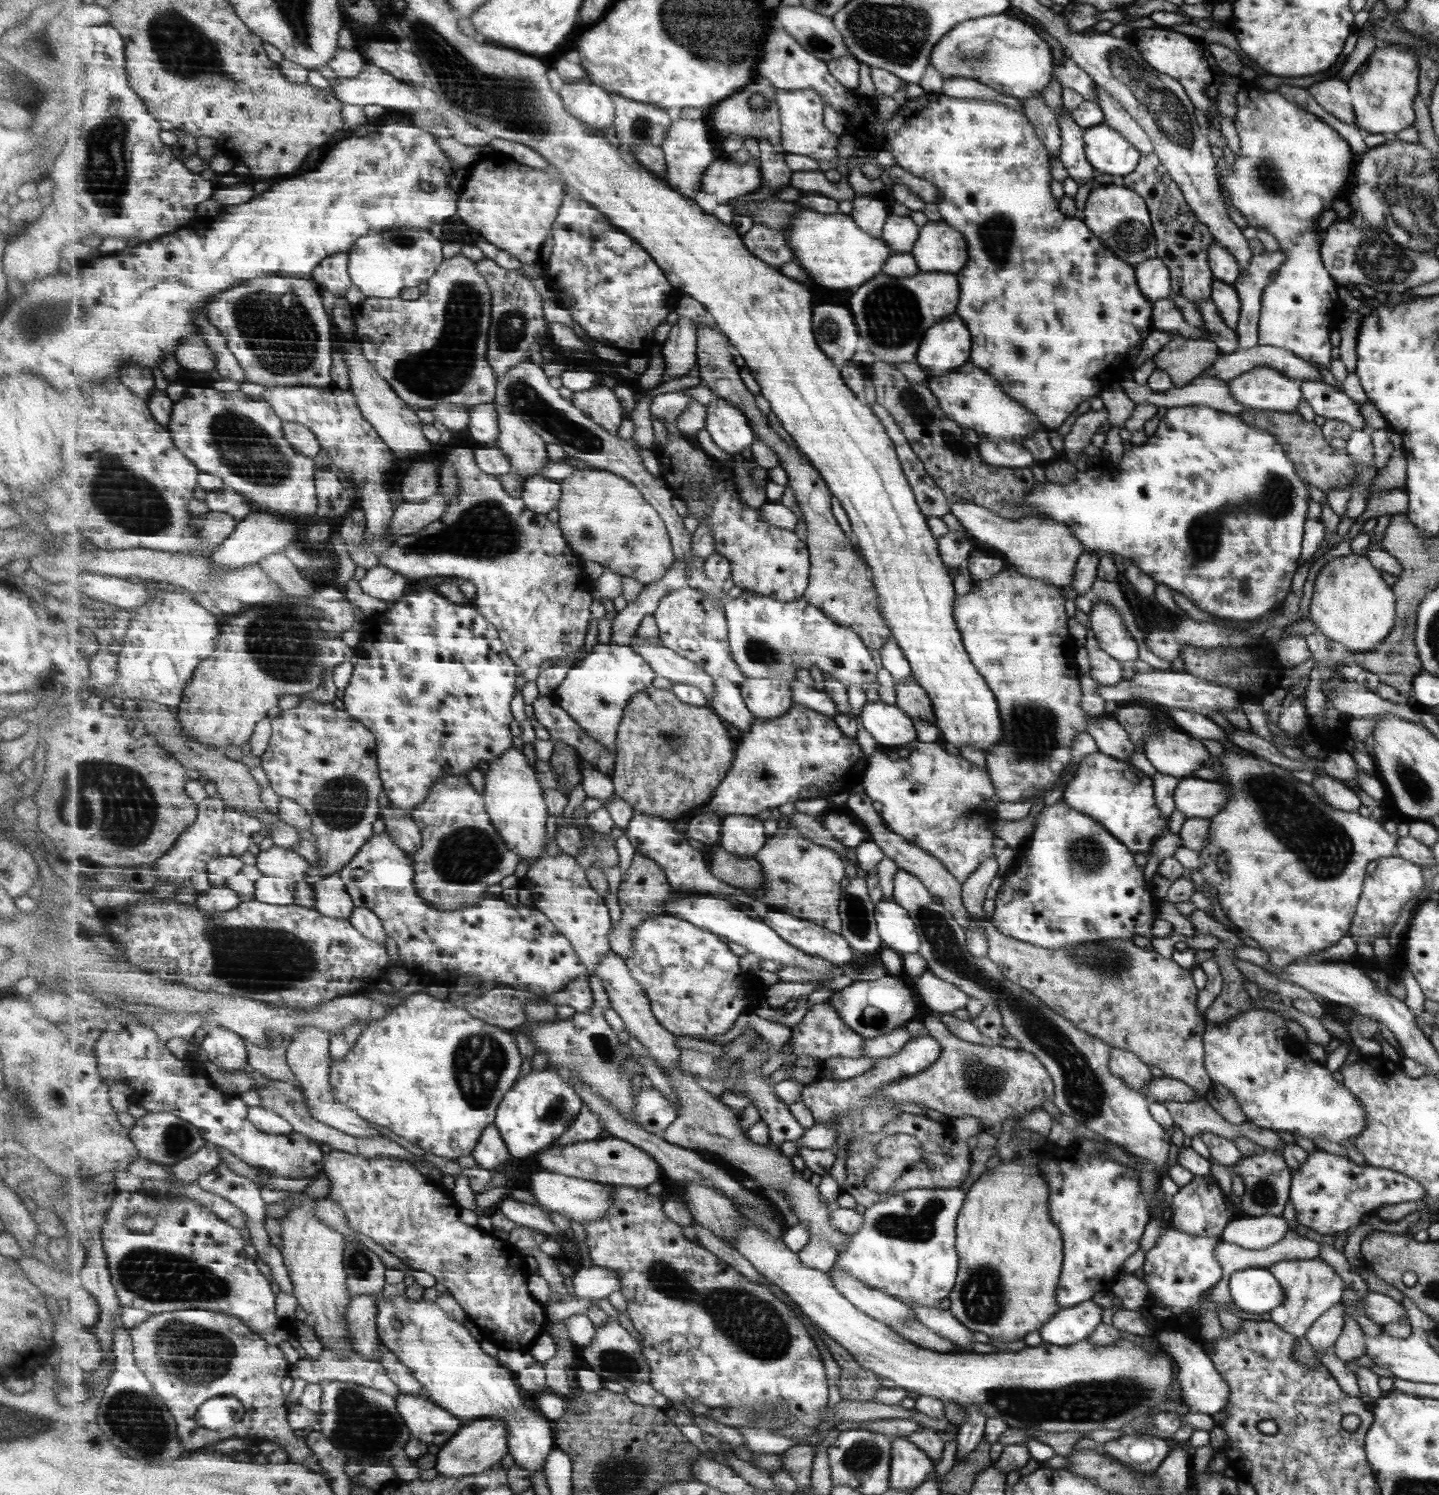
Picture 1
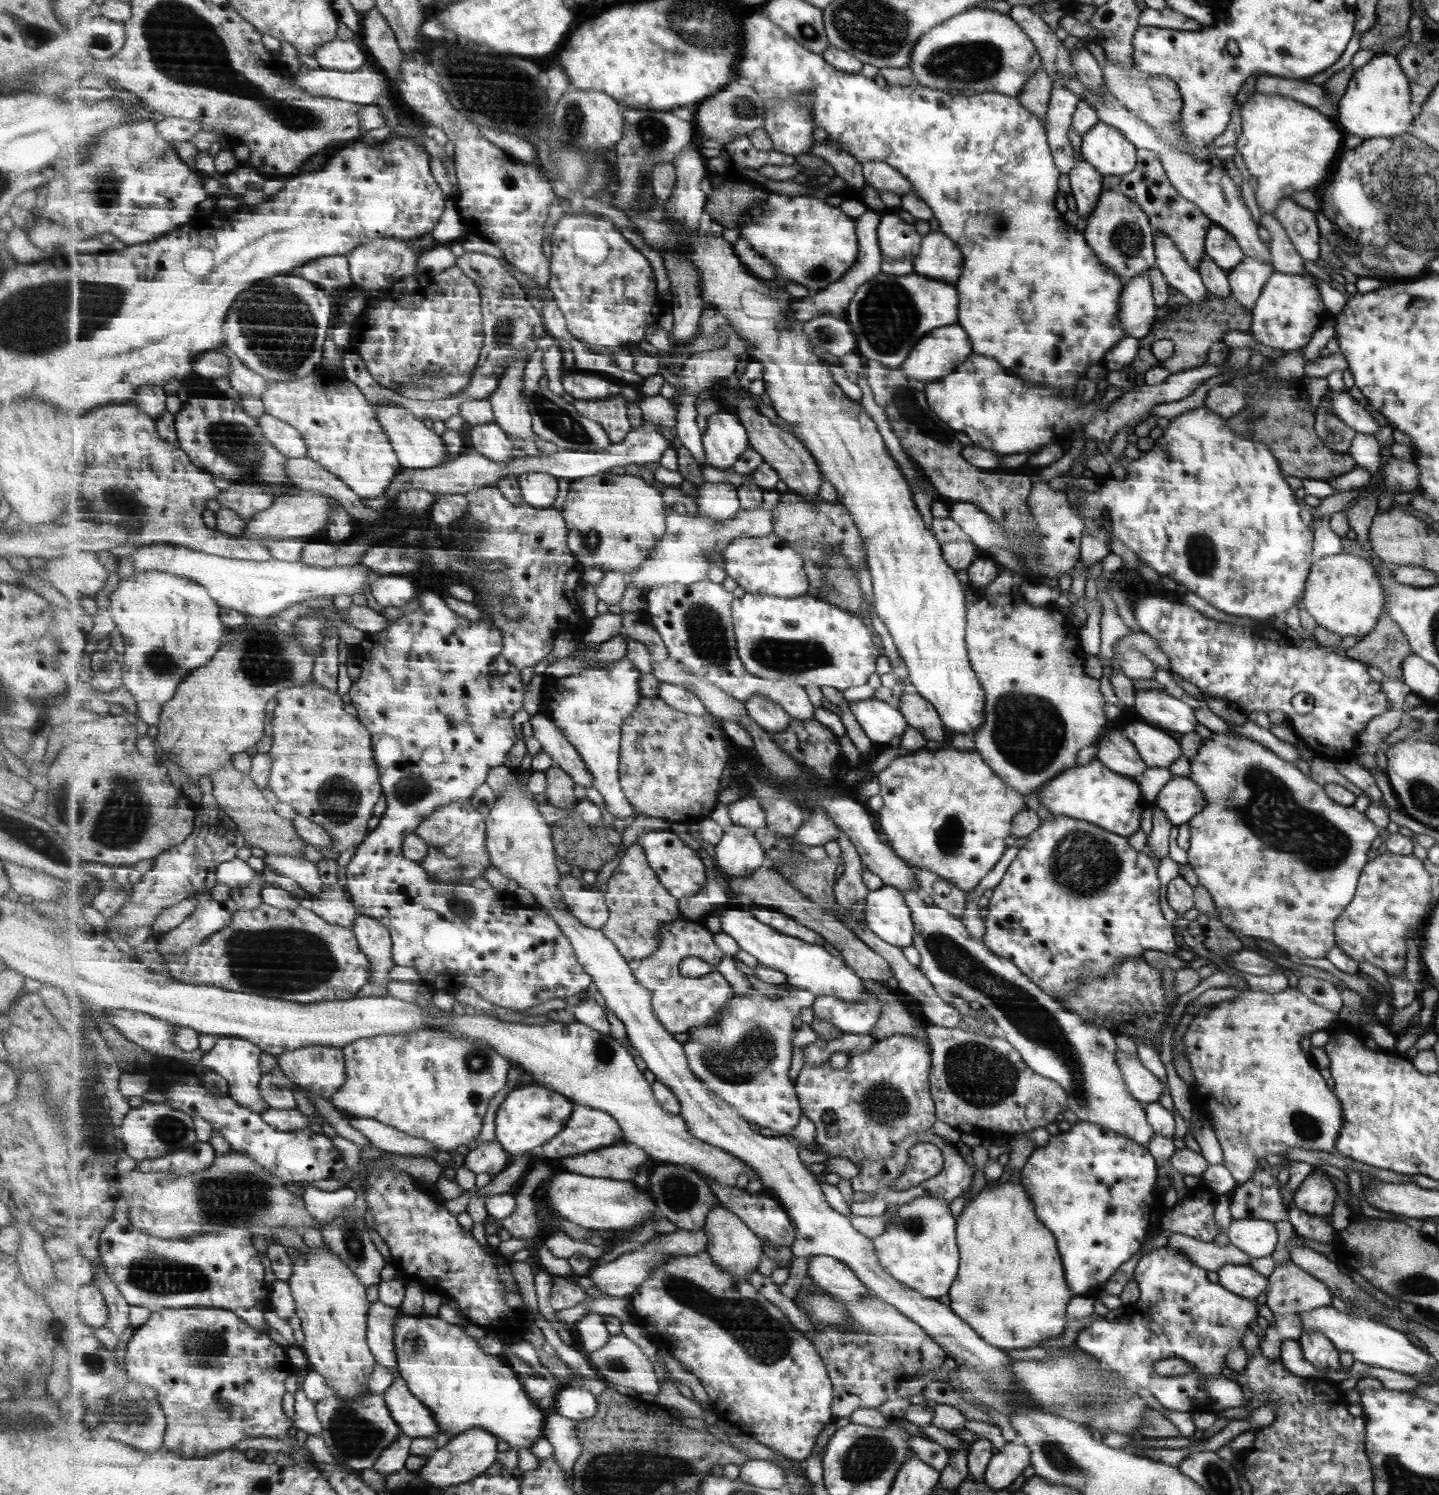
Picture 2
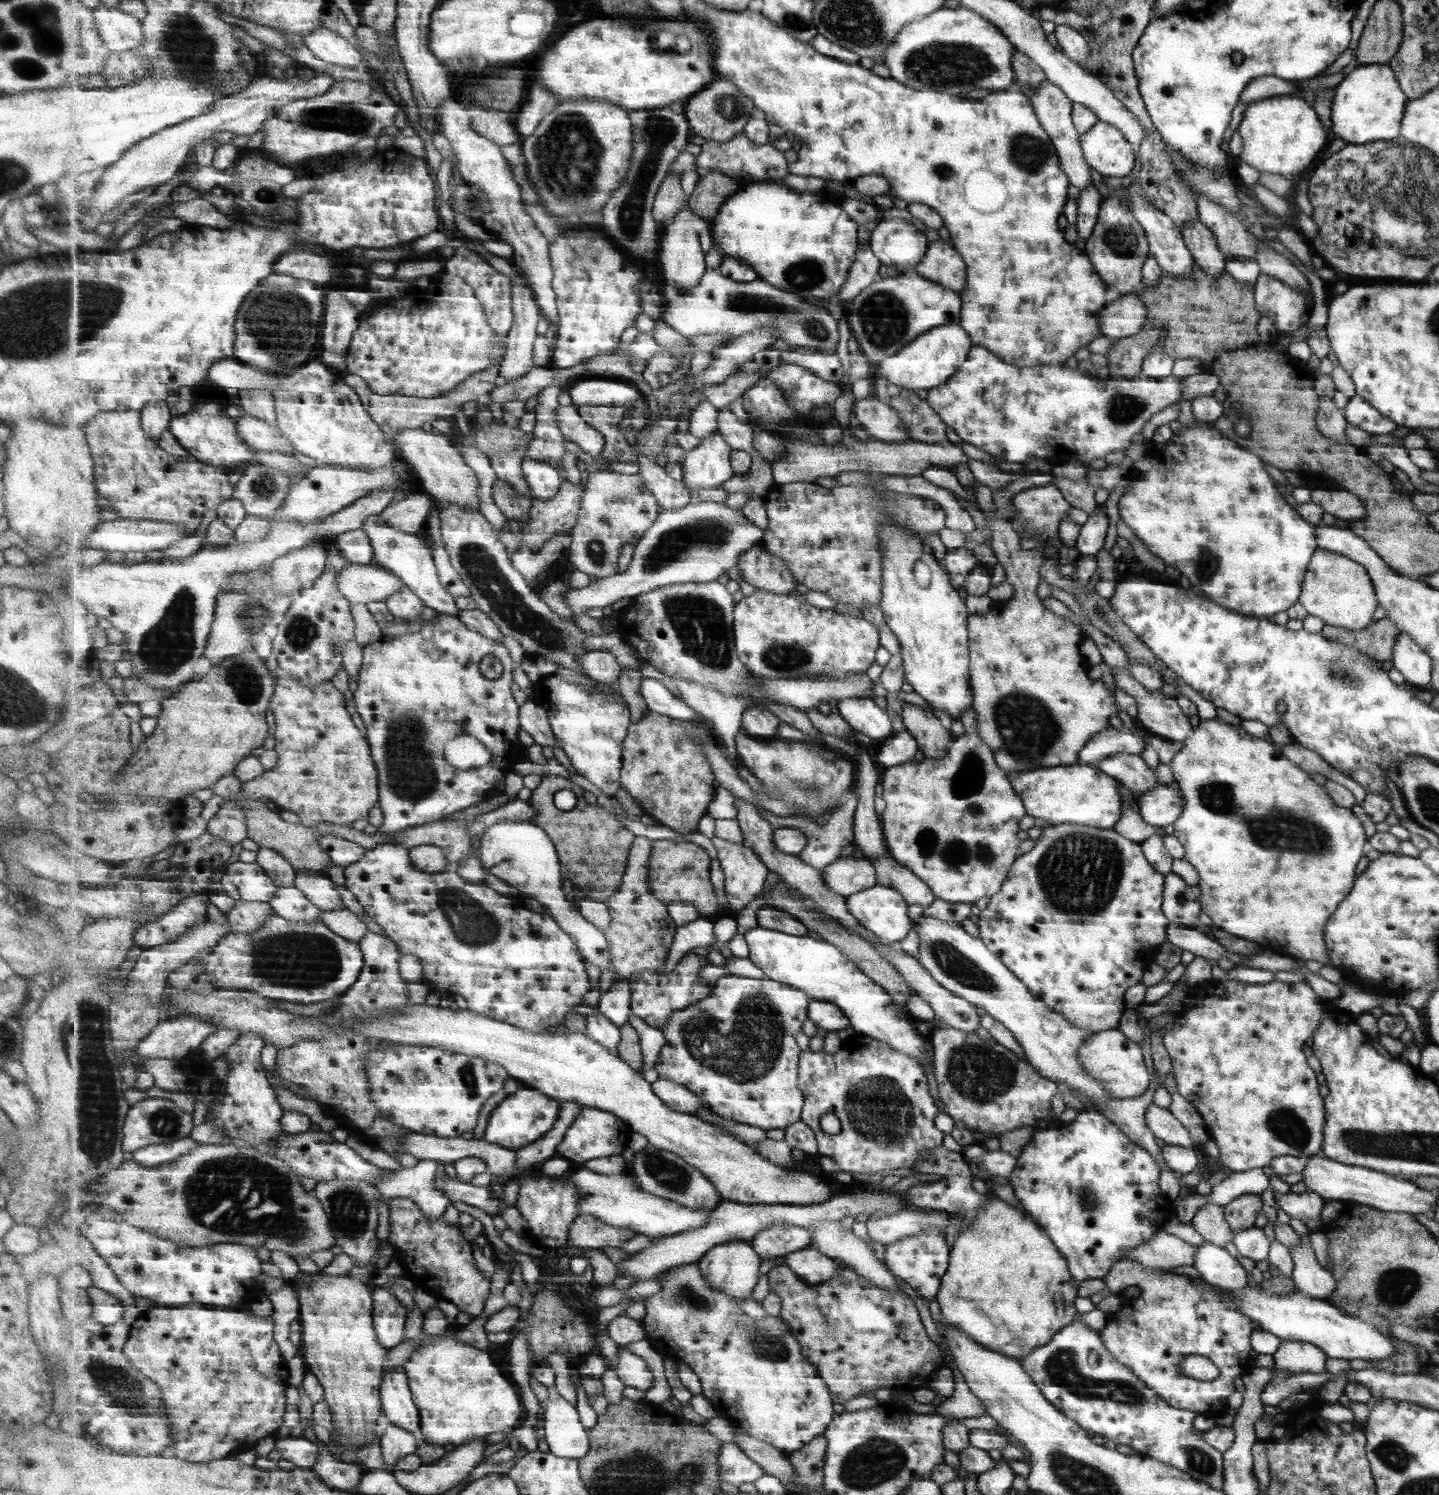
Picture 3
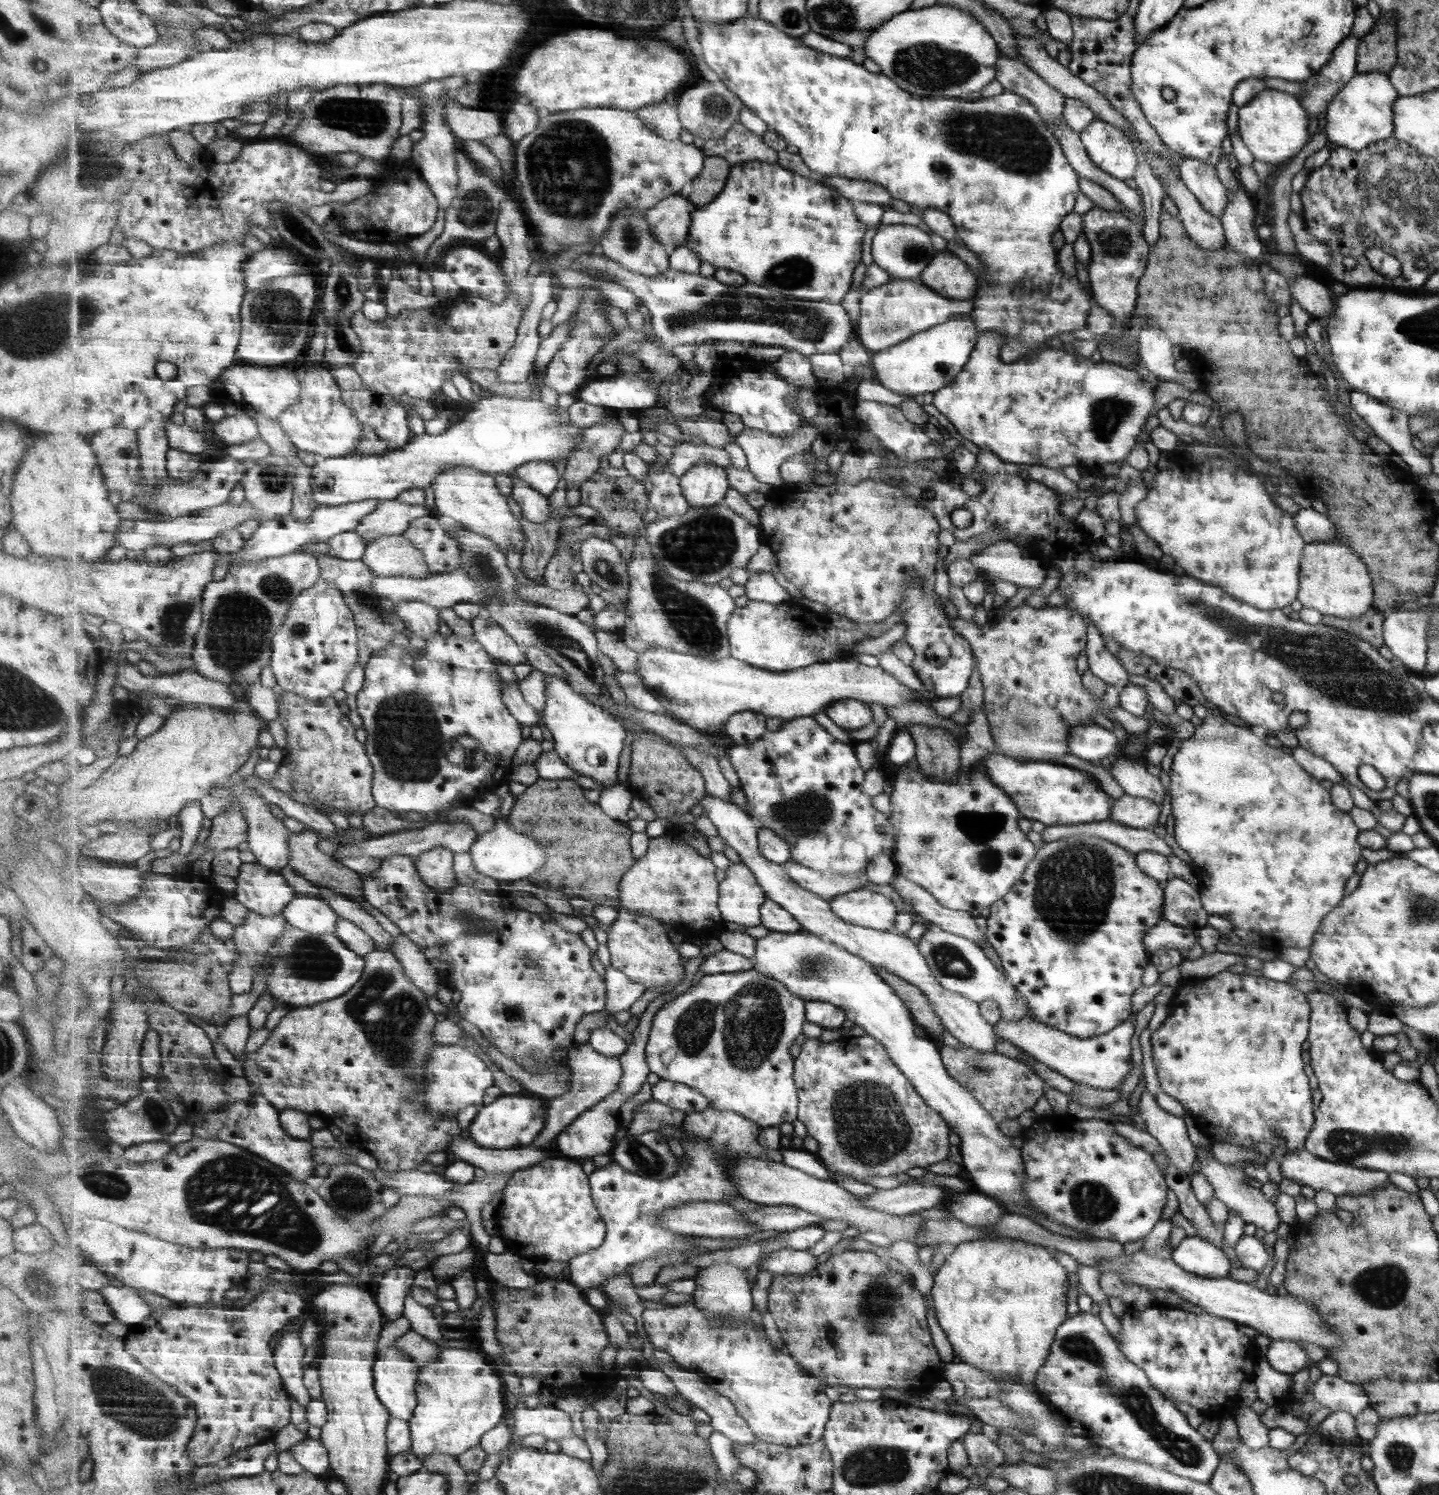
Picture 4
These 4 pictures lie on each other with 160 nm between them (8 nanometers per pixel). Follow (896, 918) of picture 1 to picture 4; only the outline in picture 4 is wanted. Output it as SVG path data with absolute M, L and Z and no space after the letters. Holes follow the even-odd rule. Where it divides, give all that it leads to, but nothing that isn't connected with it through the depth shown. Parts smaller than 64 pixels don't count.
M870 887L835 896L830 904L833 912L847 923L880 931L893 930L895 907Z

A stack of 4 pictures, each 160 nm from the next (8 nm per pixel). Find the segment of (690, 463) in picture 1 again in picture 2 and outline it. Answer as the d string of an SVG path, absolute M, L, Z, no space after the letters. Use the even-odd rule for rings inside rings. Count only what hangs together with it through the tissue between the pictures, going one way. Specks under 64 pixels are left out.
M787 489L779 494L781 502L773 509L774 532L767 536L740 536L728 545L723 554L725 572L745 592L781 598L797 598L809 590L803 559L811 560L819 569L824 568L826 550L842 552L852 571L859 574L861 562L868 566L866 544L853 515L841 502L819 500L813 504Z

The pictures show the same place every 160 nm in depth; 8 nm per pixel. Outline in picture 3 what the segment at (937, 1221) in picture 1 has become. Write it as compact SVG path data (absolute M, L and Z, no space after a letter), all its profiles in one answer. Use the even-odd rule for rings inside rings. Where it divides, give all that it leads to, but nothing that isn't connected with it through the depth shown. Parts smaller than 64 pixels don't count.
M932 1226L924 1228L917 1236L908 1236L884 1245L887 1268L928 1301L939 1292L941 1278L947 1272L951 1248L947 1246L944 1233Z

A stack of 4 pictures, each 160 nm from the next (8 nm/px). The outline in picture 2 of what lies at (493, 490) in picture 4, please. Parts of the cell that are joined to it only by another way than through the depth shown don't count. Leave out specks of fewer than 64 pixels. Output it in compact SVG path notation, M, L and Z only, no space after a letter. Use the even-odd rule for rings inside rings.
M383 401L377 405L375 412L378 414L377 420L381 422L381 426L385 428L385 432L389 436L392 446L396 450L401 461L401 466L408 469L429 469L437 468L449 460L448 448L443 442L441 435L435 434L433 430L429 430L415 414L403 407L399 407L397 403L391 401Z

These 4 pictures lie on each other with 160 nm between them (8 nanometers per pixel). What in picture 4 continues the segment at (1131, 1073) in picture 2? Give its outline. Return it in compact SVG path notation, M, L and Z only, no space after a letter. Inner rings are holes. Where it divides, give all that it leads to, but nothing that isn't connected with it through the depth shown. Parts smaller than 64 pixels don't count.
M1135 1014L1129 1015L1125 1022L1120 1022L1119 1026L1114 1026L1108 1033L1091 1038L1075 1038L1073 1035L1065 1034L1065 1031L1055 1030L1029 1017L1016 1021L1000 1018L992 1027L999 1038L1013 1044L1053 1072L1058 1072L1071 1081L1080 1082L1094 1089L1112 1091L1117 1089L1118 1084L1132 1068L1129 1040L1135 1032L1133 1029Z

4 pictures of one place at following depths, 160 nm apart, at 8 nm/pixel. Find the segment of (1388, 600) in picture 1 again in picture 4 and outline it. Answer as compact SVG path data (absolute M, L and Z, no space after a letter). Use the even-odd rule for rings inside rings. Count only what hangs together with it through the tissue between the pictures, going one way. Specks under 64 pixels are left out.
M1319 541L1305 544L1300 558L1300 589L1297 600L1303 608L1313 608L1321 615L1352 619L1372 608L1372 579L1364 561L1344 543Z

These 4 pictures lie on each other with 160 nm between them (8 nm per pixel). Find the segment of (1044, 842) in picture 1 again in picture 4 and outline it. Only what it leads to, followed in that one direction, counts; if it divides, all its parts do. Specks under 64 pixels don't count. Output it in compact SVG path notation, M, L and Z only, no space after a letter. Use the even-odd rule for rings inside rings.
M1075 835L1067 838L1061 838L1054 842L1044 844L1036 850L1036 857L1020 881L1012 887L996 904L989 907L989 916L987 916L986 942L989 942L999 957L1005 977L1008 983L1011 983L1020 997L1027 1002L1032 1015L1040 1023L1055 1028L1055 1030L1065 1031L1065 1034L1073 1035L1075 1038L1091 1038L1100 1034L1108 1033L1114 1026L1123 1022L1129 1016L1129 998L1131 994L1141 986L1141 972L1143 966L1147 964L1147 953L1141 946L1143 933L1159 922L1160 907L1164 899L1163 885L1157 883L1157 880L1149 878L1145 872L1141 872L1137 867L1136 856L1129 854L1125 848L1117 847L1104 839L1091 838L1087 835Z

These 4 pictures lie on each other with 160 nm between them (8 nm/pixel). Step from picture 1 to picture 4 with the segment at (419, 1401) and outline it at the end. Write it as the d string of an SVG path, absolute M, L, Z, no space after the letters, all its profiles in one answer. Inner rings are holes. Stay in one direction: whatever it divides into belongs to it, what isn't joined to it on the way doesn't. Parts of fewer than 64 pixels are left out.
M395 1346L380 1352L376 1365L376 1392L393 1417L410 1421L418 1405L417 1383L420 1365Z

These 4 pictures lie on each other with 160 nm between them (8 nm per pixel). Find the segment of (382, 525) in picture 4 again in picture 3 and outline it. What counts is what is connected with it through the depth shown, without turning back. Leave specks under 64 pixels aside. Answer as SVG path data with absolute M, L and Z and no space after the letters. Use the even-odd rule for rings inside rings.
M419 489L415 491L407 499L389 505L380 518L391 528L416 535L425 527L430 516L429 509L438 505L427 493Z

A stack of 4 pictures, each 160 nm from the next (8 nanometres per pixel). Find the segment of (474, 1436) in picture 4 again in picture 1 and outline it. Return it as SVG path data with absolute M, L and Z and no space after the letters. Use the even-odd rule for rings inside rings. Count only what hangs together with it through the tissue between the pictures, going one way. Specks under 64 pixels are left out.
M406 1293L389 1300L383 1297L380 1299L382 1301L378 1308L377 1330L381 1343L387 1346L402 1364L412 1370L413 1377L423 1385L425 1395L459 1417L463 1425L489 1416L500 1416L508 1423L508 1445L515 1464L528 1470L530 1476L535 1473L546 1474L544 1470L547 1466L547 1456L556 1446L555 1427L529 1400L518 1383L517 1375L501 1366L497 1358L487 1356L481 1350L481 1341L477 1340L462 1323L452 1320L436 1303L429 1302L428 1299L412 1300Z

